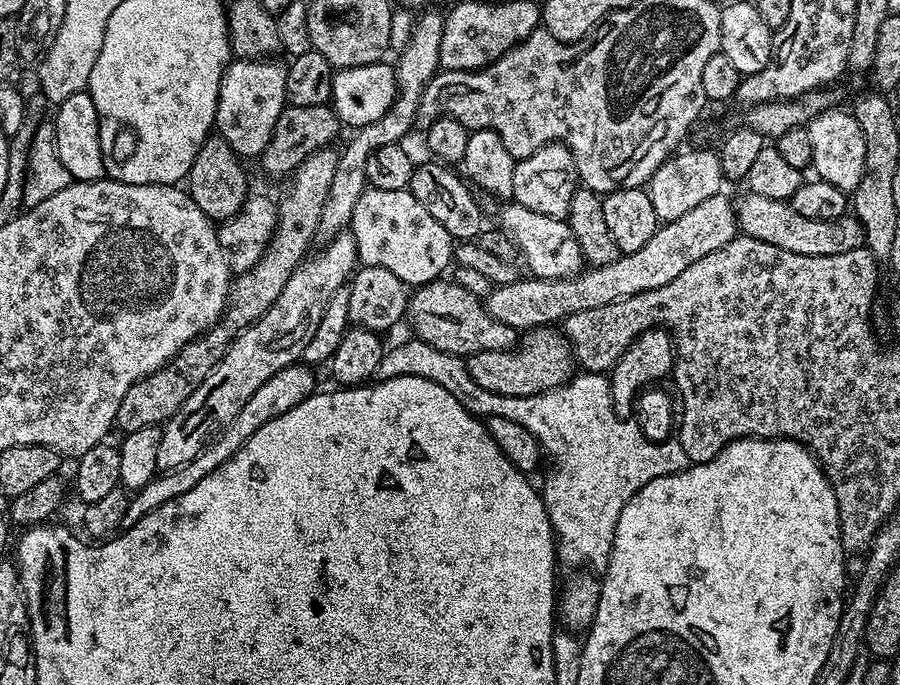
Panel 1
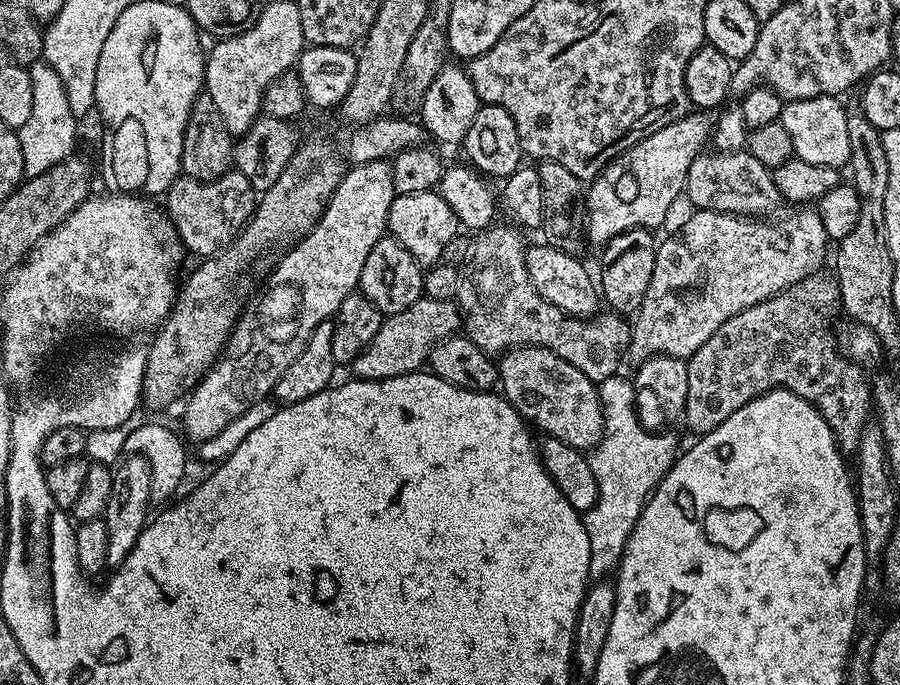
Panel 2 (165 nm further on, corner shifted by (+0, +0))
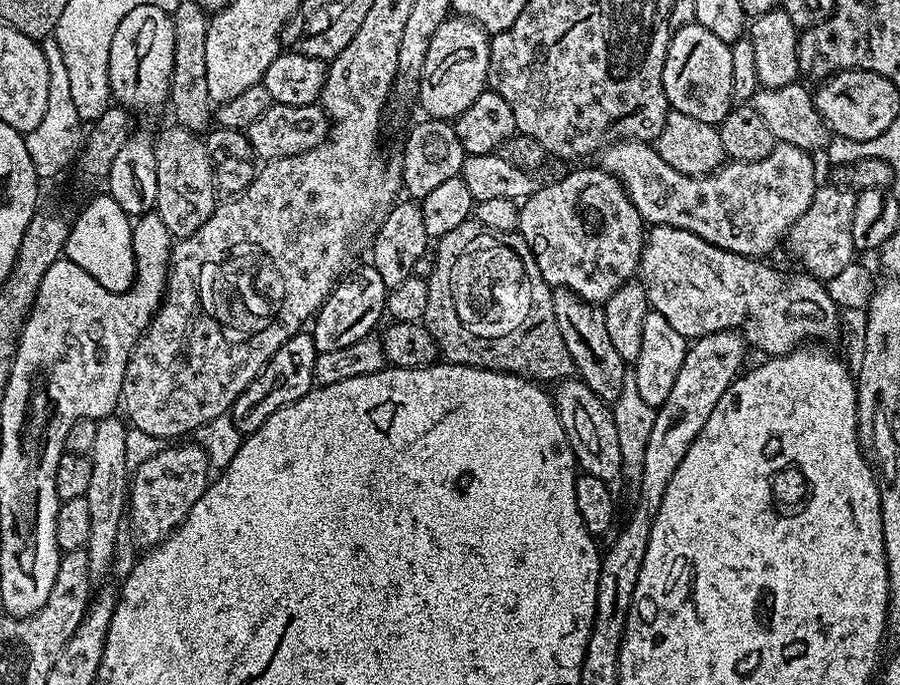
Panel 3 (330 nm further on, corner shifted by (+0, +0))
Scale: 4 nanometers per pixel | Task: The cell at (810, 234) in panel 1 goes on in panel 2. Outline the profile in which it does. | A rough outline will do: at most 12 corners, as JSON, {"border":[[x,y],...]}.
{"border":[[746,150],[705,151],[684,183],[696,210],[768,218],[772,169]]}

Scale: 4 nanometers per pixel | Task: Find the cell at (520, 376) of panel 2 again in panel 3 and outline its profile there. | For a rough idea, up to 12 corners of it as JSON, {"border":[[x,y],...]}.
{"border":[[579,378],[554,399],[579,471],[609,482],[623,466],[613,409]]}

